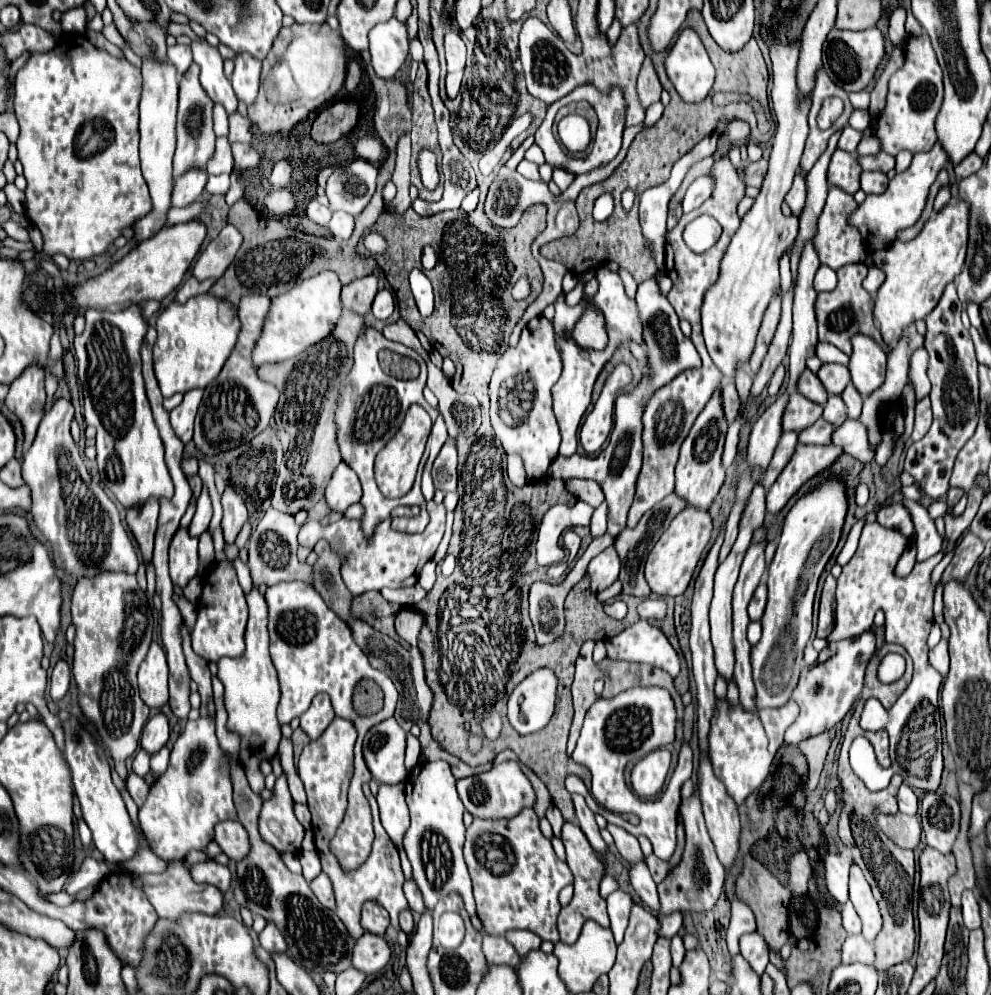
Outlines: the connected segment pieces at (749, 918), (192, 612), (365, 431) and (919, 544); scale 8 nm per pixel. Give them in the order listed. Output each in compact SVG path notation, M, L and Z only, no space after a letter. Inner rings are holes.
M734 897L734 899L732 899L730 927L728 927L728 935L726 935L730 955L740 953L738 939L740 939L744 933L752 933L752 931L756 931L756 919L754 919L754 913L750 911L750 907L748 907L742 899Z
M174 595L174 601L176 601L176 605L178 605L180 613L182 613L184 625L188 627L188 631L192 631L192 627L196 623L196 605L190 603L186 597L178 597L178 595Z
M366 327L364 333L360 335L360 339L356 339L354 365L352 365L352 371L348 373L348 379L344 379L344 387L340 387L340 403L336 403L336 439L338 439L342 461L348 463L356 471L356 475L362 483L364 493L362 493L360 505L364 507L364 515L360 517L360 521L362 521L362 531L368 539L372 537L374 527L380 521L384 521L394 507L398 507L398 505L420 505L420 507L424 507L424 503L426 503L422 493L420 493L420 477L416 479L412 489L402 499L386 499L374 481L374 457L394 437L394 433L398 431L398 427L404 421L408 407L412 403L418 403L432 417L438 415L438 411L432 409L422 395L422 389L426 385L426 373L428 373L426 361L422 359L422 355L418 351L414 351L402 343L386 339L374 327ZM380 349L390 349L390 351L396 351L400 355L416 359L420 363L420 375L416 379L410 379L410 381L402 381L402 379L392 377L392 375L386 375L378 363L378 351Z
M904 501L904 505L908 507L912 521L914 521L914 529L916 529L916 537L914 537L914 545L918 549L916 561L926 561L928 557L940 551L942 537L938 535L934 521L928 517L926 507L922 507L916 501Z

